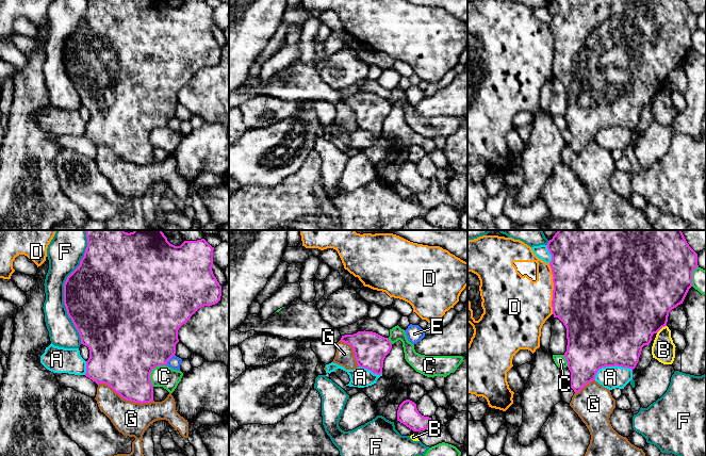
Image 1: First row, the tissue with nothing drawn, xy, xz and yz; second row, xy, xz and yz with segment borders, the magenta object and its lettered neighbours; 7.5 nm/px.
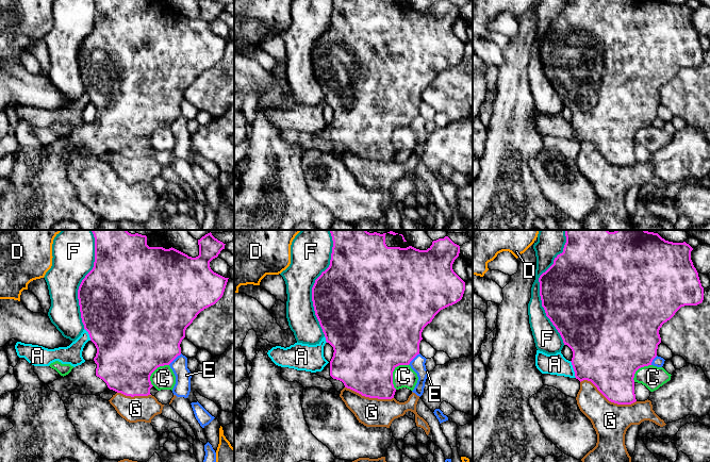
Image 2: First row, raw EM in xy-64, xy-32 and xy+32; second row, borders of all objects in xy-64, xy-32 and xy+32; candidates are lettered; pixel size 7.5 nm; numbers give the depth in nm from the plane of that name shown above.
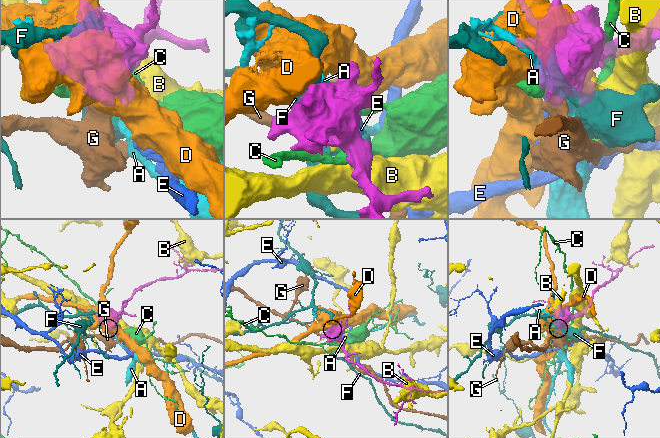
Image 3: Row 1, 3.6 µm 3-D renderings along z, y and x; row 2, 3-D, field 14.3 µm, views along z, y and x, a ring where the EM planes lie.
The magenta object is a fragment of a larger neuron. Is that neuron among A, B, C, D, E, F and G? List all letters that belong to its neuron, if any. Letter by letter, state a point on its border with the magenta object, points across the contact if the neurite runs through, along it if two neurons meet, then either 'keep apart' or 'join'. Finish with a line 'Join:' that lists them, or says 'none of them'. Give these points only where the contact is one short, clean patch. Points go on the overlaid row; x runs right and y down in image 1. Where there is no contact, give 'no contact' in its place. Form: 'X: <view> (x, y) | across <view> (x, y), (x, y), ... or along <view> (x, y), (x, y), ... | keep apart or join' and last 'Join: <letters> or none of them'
A: yz (610, 365) | keep apart
B: yz (660, 328) | keep apart
C: xy (150, 372) | keep apart
D: yz (554, 289) | along yz (548, 263), (553, 277), (553, 313) | keep apart
E: xy (169, 358) | keep apart
F: xy (64, 287) | keep apart
G: xy (126, 398) | keep apart
Join: none of them

